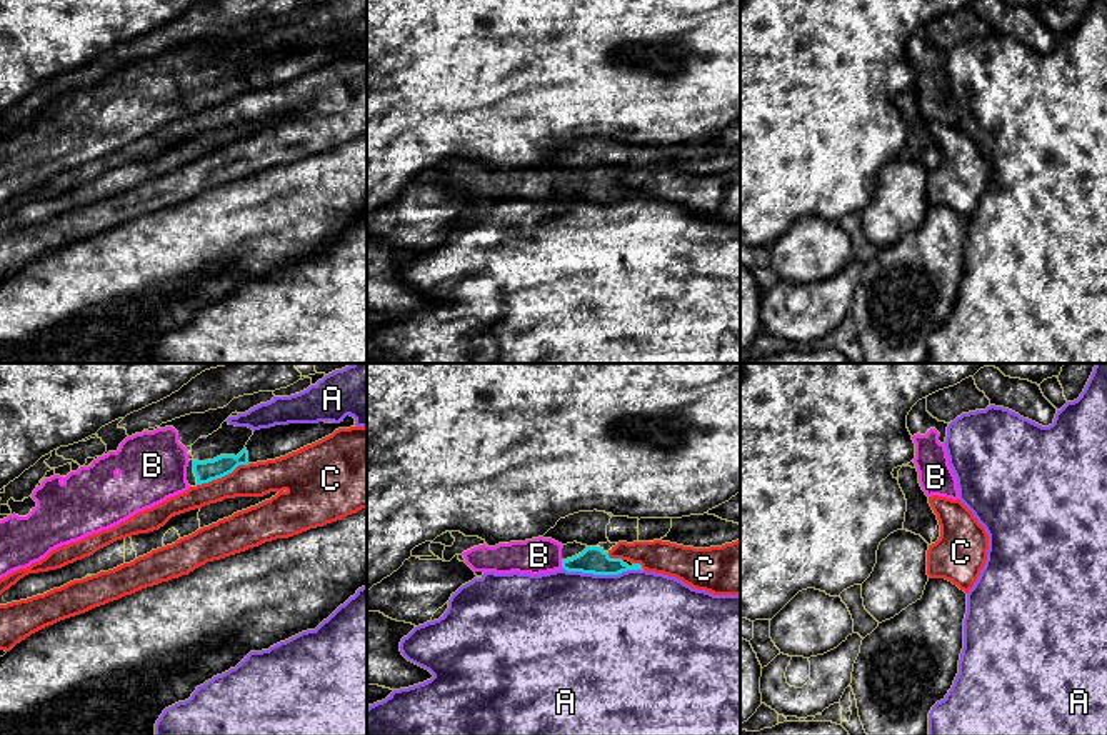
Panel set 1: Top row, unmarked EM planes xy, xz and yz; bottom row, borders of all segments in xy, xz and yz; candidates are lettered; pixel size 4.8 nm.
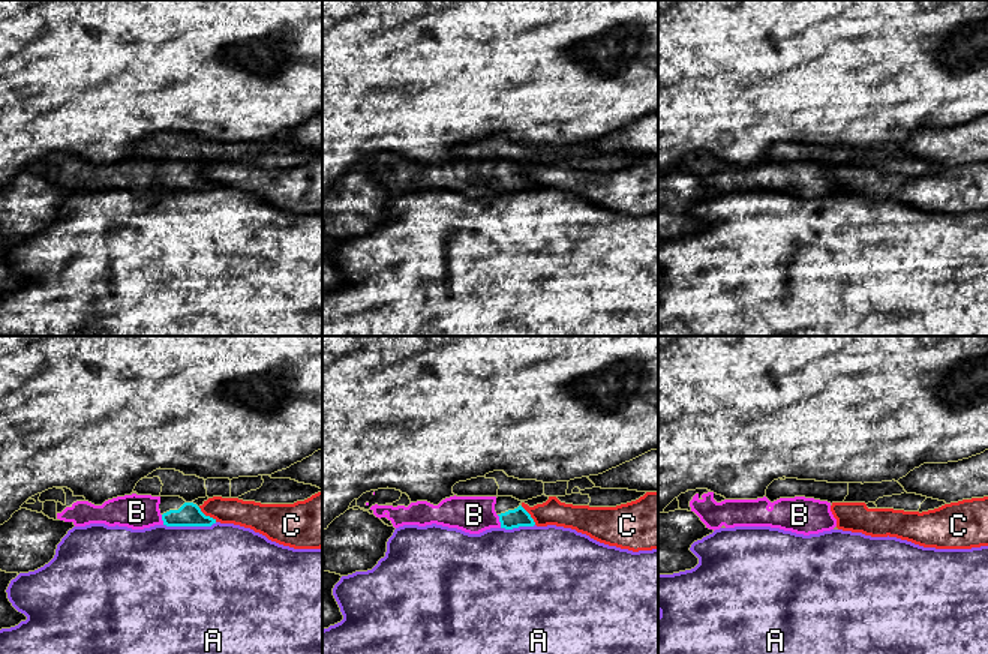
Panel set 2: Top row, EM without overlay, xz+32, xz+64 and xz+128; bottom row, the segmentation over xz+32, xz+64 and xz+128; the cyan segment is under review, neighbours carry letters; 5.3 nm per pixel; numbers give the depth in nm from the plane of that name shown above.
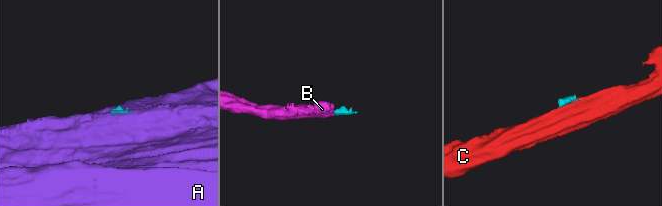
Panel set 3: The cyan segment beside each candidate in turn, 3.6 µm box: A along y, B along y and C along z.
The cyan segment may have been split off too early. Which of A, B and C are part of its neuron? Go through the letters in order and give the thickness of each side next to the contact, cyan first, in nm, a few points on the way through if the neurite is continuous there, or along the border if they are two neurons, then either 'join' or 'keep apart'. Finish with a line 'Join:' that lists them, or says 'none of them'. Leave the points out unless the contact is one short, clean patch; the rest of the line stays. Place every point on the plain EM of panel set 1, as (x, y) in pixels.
A: 130/500 nm | along xz (562, 194), (572, 199), (594, 200), (639, 197) | keep apart
B: 130/180 nm | across xz (594, 187), (562, 190), (539, 182) | join
C: 100/160 nm | along xy (249, 90), (239, 90), (225, 102), (195, 114) | keep apart
Join: B

